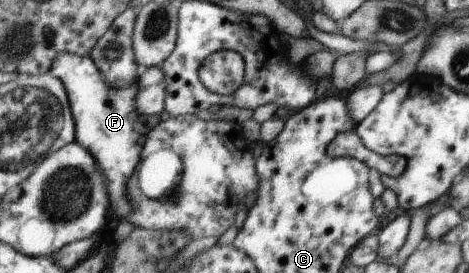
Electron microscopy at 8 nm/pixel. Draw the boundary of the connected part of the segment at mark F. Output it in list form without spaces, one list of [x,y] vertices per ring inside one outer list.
[[[59,53],[49,72],[63,81],[66,91],[71,91],[70,107],[75,107],[77,124],[74,142],[83,144],[89,151],[95,151],[95,155],[103,159],[101,173],[105,177],[105,187],[107,179],[111,179],[111,195],[115,195],[115,199],[111,199],[113,223],[115,215],[121,221],[127,219],[127,215],[131,215],[131,203],[127,205],[123,199],[125,183],[139,161],[139,155],[142,154],[143,145],[147,141],[147,133],[151,131],[152,124],[158,122],[158,119],[149,120],[147,117],[141,117],[141,113],[135,107],[135,99],[139,95],[139,79],[135,79],[135,83],[127,87],[111,87],[111,83],[103,79],[89,56],[79,57],[71,53]]]

